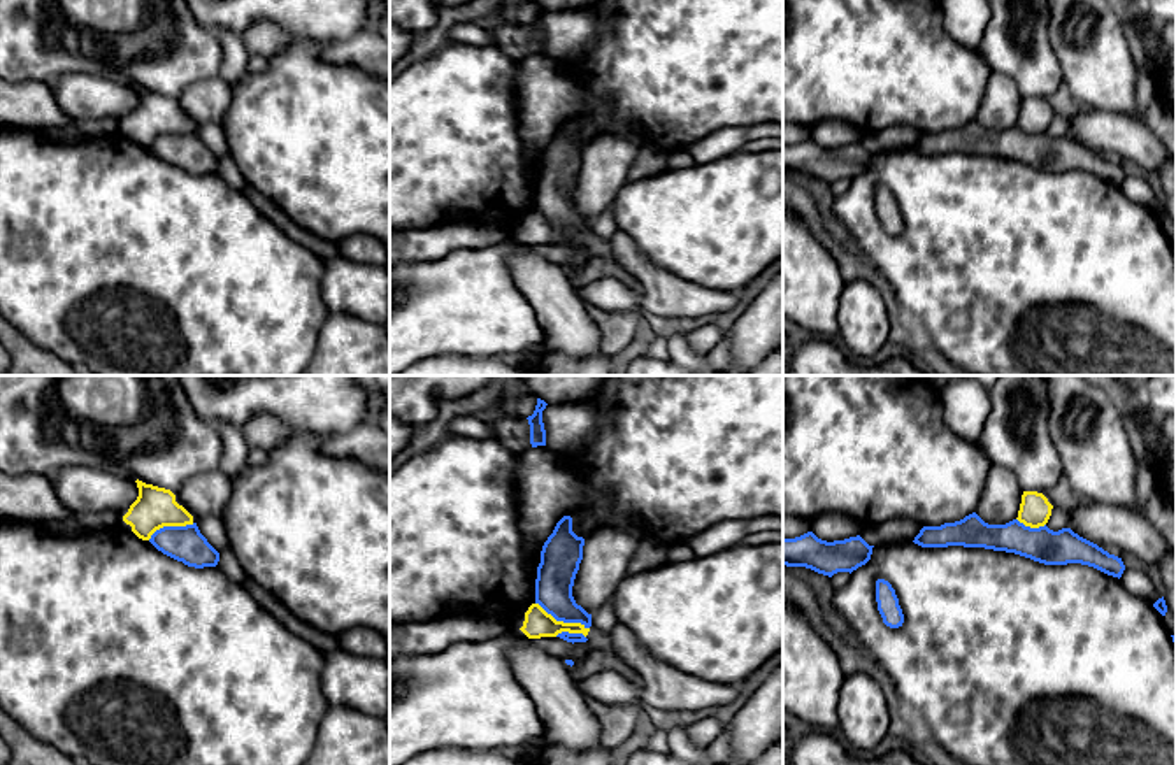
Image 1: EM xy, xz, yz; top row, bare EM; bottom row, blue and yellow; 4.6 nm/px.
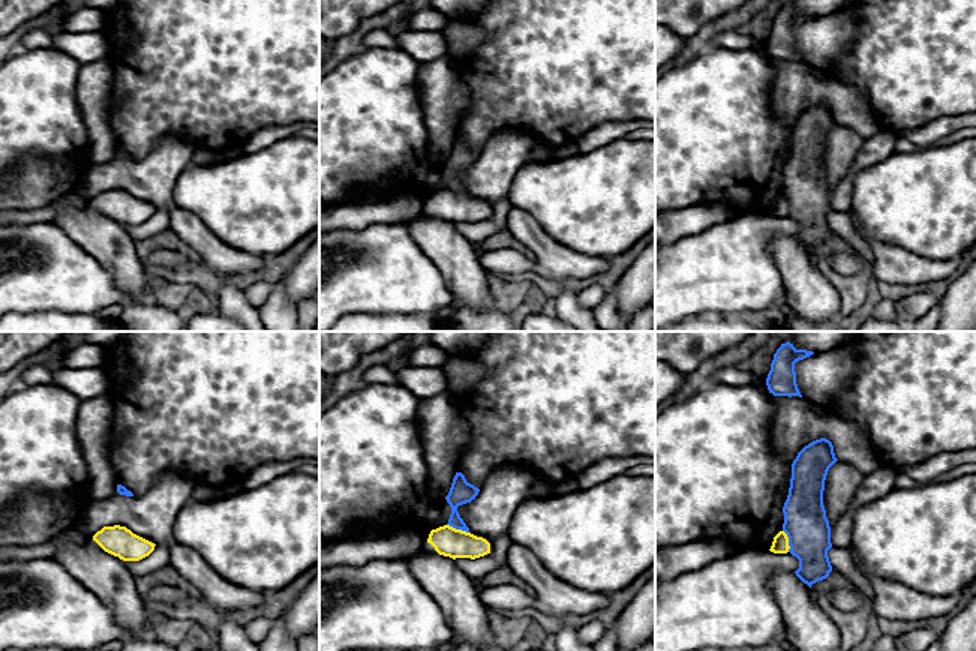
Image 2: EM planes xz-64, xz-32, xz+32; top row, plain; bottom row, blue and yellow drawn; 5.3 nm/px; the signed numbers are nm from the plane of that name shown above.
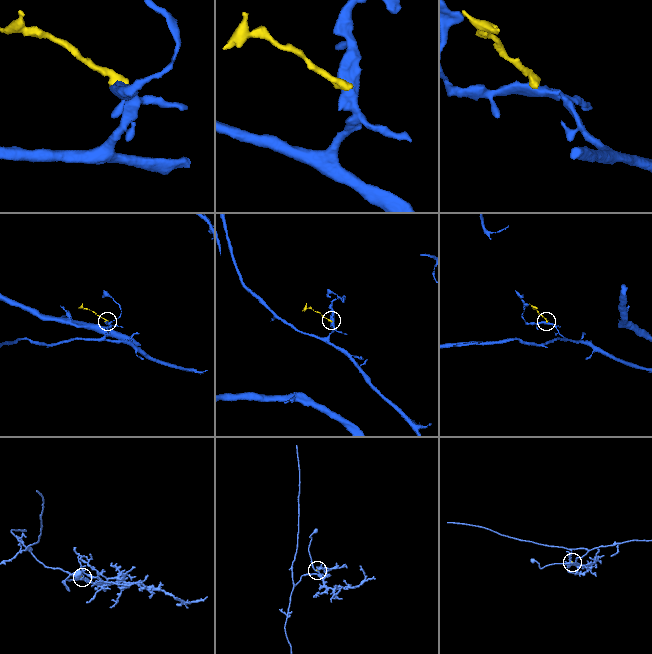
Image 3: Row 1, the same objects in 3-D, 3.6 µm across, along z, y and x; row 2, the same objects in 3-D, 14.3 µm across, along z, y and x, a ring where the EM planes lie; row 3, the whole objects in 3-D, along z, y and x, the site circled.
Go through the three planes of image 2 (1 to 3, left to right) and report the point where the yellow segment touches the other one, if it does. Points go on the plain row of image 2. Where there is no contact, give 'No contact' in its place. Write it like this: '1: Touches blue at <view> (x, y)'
1: No contact
2: Touches blue at xz-32 (458, 192)
3: Touches blue at xz+32 (789, 204)

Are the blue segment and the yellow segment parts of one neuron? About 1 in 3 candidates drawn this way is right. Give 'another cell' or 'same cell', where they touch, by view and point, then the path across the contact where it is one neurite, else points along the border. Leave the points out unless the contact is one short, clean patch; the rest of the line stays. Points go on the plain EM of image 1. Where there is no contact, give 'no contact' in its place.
another cell; contact xz (562, 227); border xz (536, 209), (557, 227), (580, 228), (588, 235)

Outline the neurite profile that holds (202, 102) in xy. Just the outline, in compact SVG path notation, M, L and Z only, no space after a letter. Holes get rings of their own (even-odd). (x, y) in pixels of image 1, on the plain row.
M219 75L188 86L176 100L183 112L198 130L205 123L221 123L232 102L232 86Z

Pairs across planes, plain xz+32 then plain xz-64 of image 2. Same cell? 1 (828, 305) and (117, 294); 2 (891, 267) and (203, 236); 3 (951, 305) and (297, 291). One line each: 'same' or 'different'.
1: different
2: same
3: same

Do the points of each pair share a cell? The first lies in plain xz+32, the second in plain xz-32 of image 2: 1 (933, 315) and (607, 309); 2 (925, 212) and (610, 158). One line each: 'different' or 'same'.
1: same
2: same

